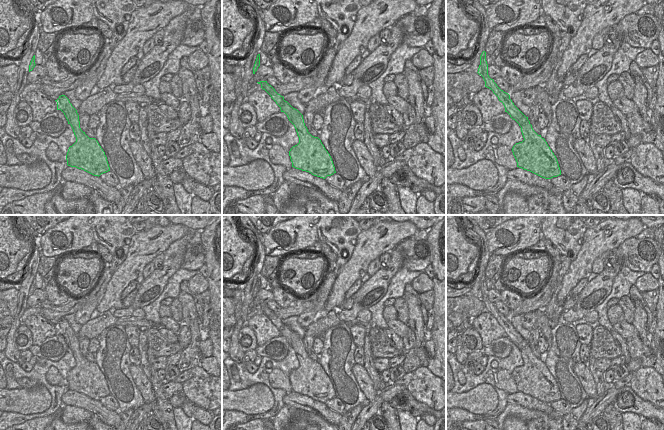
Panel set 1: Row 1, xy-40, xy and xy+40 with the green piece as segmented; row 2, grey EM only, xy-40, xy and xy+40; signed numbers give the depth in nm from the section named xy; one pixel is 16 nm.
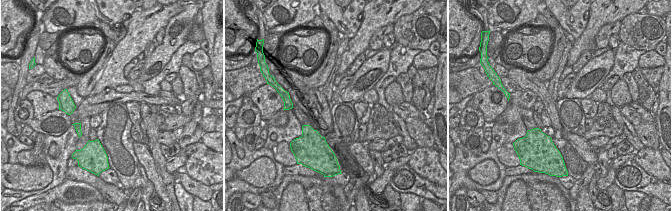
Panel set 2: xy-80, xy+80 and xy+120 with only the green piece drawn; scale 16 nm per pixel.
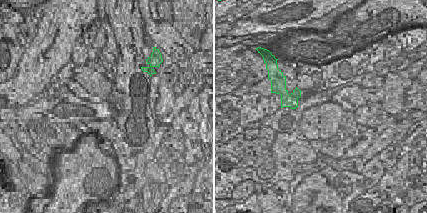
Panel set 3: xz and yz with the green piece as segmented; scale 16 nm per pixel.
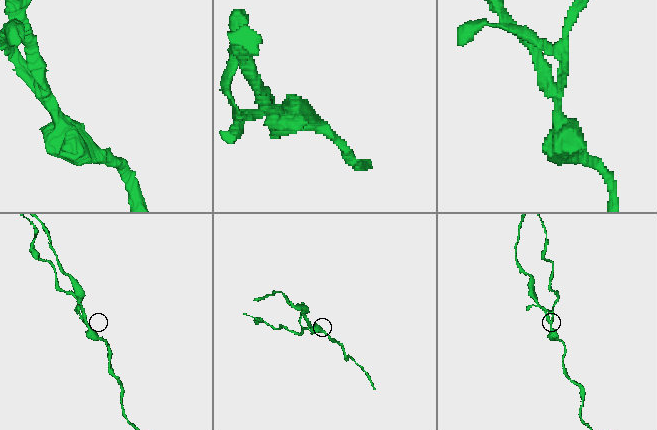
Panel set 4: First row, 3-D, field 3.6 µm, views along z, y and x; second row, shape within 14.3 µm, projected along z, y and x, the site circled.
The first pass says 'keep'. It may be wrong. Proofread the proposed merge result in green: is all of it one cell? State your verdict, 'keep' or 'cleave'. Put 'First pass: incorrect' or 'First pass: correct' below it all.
cleave
First pass: incorrect

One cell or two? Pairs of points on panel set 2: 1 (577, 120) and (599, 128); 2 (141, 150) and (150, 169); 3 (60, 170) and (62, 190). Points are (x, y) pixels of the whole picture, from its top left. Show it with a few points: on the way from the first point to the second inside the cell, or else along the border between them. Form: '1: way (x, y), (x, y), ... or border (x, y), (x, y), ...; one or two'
1: border (586, 131), (582, 136); two
2: way (144, 155), (148, 164); one
3: border (65, 180), (40, 194); two

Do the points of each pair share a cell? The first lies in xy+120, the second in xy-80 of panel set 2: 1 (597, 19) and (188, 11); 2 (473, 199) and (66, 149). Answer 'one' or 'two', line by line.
1: two
2: two

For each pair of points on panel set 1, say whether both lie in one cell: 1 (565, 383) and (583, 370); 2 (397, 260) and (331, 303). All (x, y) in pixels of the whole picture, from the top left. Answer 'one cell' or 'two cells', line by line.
1: two cells
2: two cells

